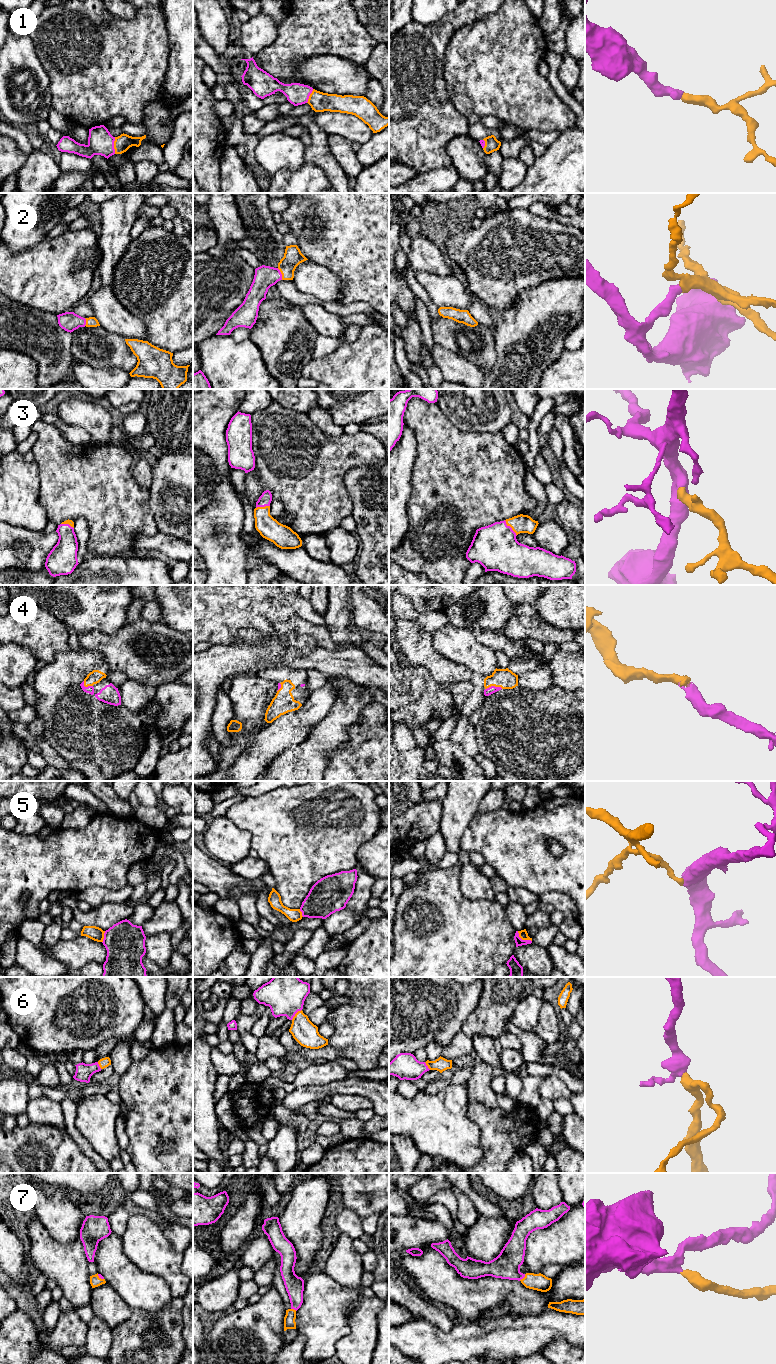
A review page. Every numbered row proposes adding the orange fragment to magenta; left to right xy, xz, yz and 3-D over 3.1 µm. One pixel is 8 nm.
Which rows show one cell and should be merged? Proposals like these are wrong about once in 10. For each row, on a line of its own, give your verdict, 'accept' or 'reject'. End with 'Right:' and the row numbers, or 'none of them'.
1: accept
2: accept
3: accept
4: accept
5: reject
6: accept
7: accept
Right: 1, 2, 3, 4, 6, 7

